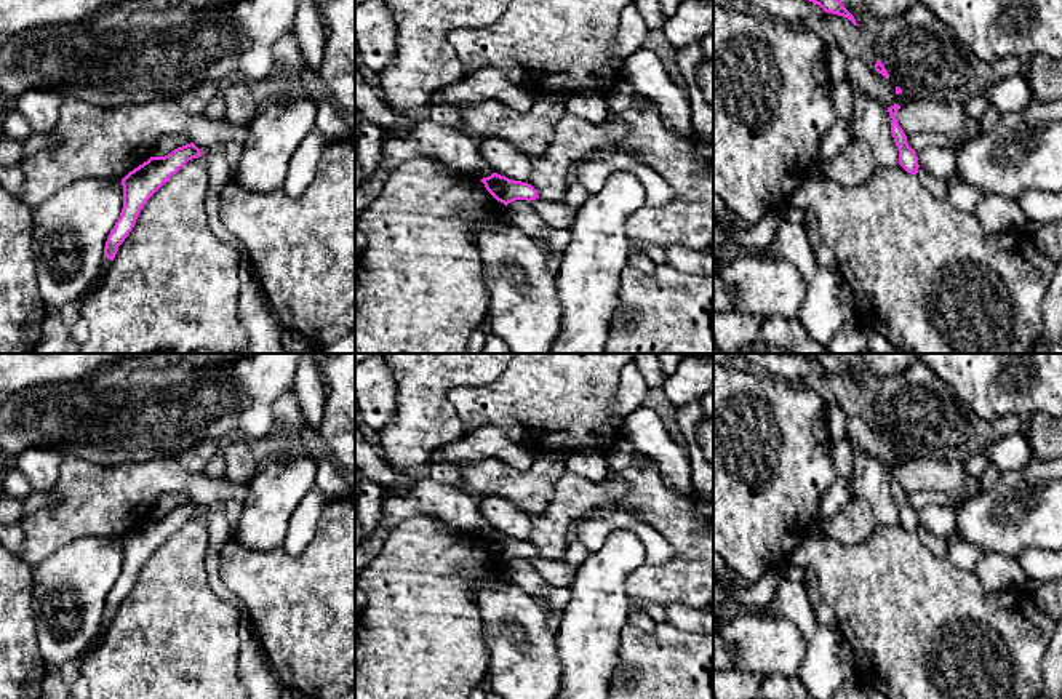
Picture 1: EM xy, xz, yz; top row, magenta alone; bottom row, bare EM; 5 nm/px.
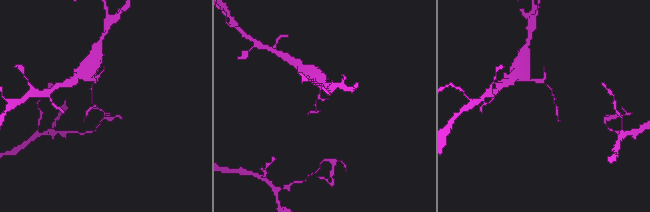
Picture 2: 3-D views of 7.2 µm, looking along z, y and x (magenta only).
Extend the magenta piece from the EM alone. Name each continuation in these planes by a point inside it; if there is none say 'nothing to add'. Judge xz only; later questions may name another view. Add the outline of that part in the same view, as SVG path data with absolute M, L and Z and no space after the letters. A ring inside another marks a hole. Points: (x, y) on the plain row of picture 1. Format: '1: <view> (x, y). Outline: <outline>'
nothing to add

